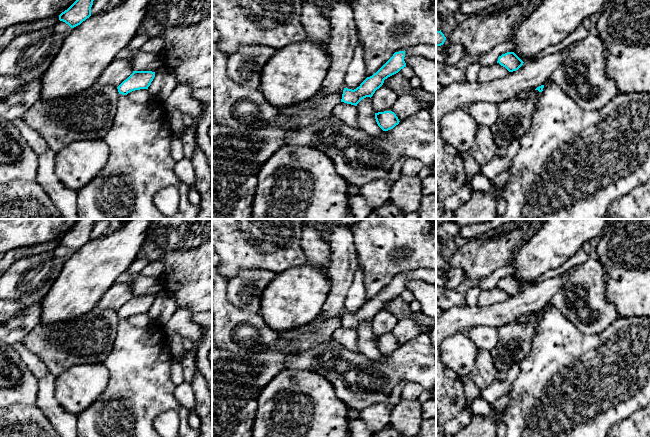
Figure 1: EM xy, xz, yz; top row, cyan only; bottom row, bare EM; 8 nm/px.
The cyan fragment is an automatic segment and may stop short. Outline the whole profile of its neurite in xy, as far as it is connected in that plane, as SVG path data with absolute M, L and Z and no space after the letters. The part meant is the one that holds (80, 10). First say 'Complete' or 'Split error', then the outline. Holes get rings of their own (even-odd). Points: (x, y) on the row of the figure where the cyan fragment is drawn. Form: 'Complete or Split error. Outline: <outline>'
Complete. Outline: M76 0L67 10L59 15L59 20L71 28L80 25L91 16L91 7L94 0Z

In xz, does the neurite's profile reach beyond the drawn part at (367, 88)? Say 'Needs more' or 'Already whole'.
Needs more

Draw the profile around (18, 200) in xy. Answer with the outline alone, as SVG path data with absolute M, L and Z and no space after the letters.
M36 181L0 184L0 219L64 219Z

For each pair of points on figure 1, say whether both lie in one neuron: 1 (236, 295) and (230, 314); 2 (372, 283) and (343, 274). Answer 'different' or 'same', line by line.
1: different
2: different

